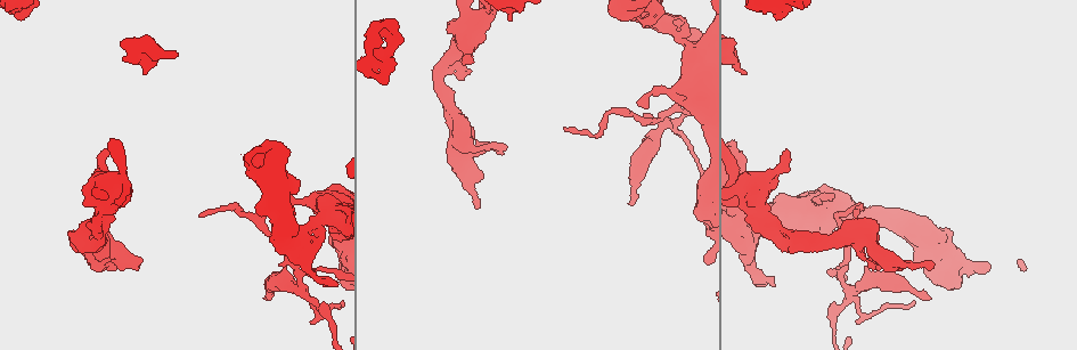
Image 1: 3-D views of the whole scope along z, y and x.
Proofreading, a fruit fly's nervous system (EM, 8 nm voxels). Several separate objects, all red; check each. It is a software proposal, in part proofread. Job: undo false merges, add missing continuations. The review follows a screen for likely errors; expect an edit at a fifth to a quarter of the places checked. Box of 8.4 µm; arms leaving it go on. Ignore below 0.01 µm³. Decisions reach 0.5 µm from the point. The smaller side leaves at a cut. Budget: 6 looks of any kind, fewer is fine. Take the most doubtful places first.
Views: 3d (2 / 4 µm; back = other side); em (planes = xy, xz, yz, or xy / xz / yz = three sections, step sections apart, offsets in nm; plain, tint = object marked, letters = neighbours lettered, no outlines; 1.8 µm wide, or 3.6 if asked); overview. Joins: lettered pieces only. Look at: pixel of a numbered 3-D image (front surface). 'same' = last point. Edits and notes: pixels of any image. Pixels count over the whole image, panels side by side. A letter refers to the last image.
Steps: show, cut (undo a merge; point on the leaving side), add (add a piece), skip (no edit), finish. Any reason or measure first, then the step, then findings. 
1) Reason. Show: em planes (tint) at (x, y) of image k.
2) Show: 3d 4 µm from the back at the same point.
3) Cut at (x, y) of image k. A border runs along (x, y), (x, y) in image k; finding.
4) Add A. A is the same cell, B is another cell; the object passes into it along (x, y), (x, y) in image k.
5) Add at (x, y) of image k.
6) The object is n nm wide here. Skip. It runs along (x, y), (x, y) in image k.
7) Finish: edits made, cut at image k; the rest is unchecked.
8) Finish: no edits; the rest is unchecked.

Show: em xy step 8 (tint) at (299, 289) of image 1.

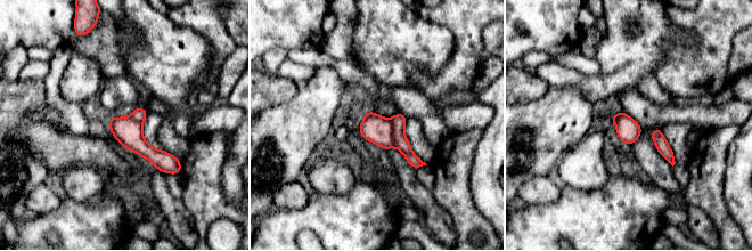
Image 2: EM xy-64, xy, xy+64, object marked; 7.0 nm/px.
Show: em planes (letters) at the same point.

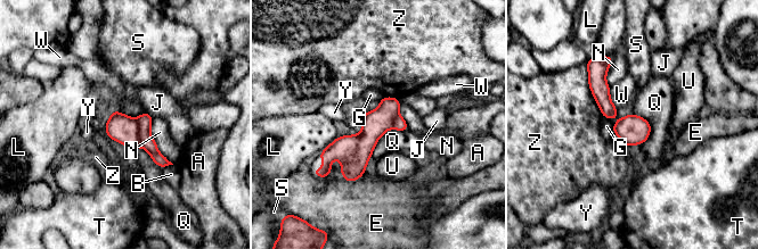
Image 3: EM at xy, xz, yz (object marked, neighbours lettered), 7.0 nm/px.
The object is 180 nm wide here. Cut at (144, 121) of image 3. A, B, E, G, J, L, N, Q, S, T, U, W, Y and Z are other cells; a border runs along (136, 119), (141, 146) in image 3; two neurons meet here.

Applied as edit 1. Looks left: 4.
Show: overview.

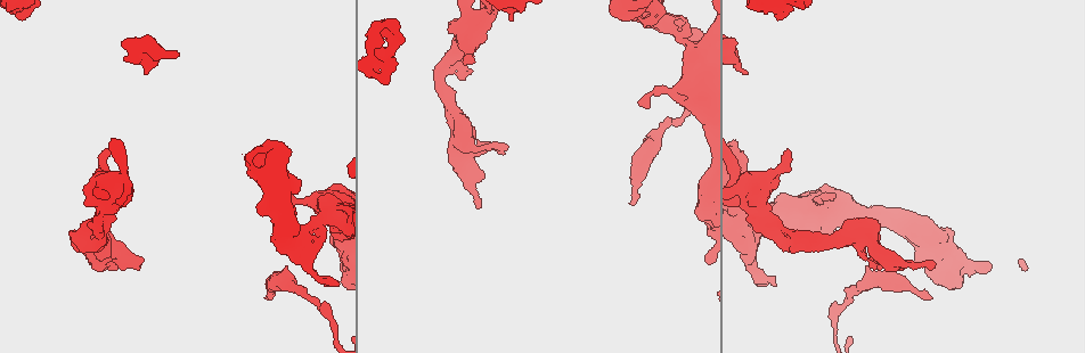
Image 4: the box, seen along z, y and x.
Free end. Show: 3d 4 µm from the back at (513, 20) of image 4.

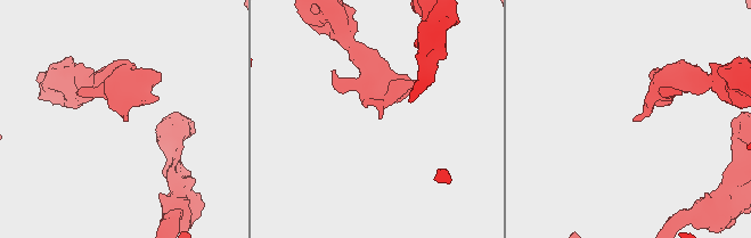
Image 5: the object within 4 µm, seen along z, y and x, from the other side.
Now the EM. Show: em yz step 16 (letters) at (633, 120) of image 5.

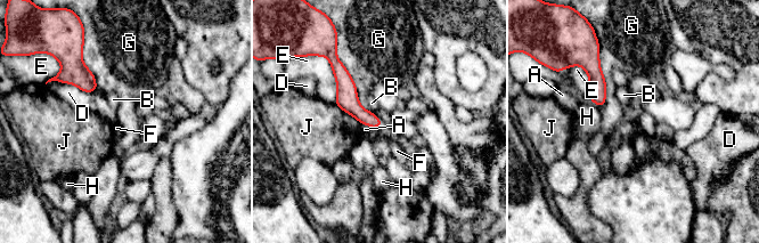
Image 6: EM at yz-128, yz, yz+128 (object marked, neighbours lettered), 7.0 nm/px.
Skip. A, B, D, E, F, G, H and J are other cells; a border runs along (59, 81), (84, 91), (97, 90) in image 6; no lettered piece goes on from it.

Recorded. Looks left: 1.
Finish: edits made, cut at image 3; the rest is unchecked.

